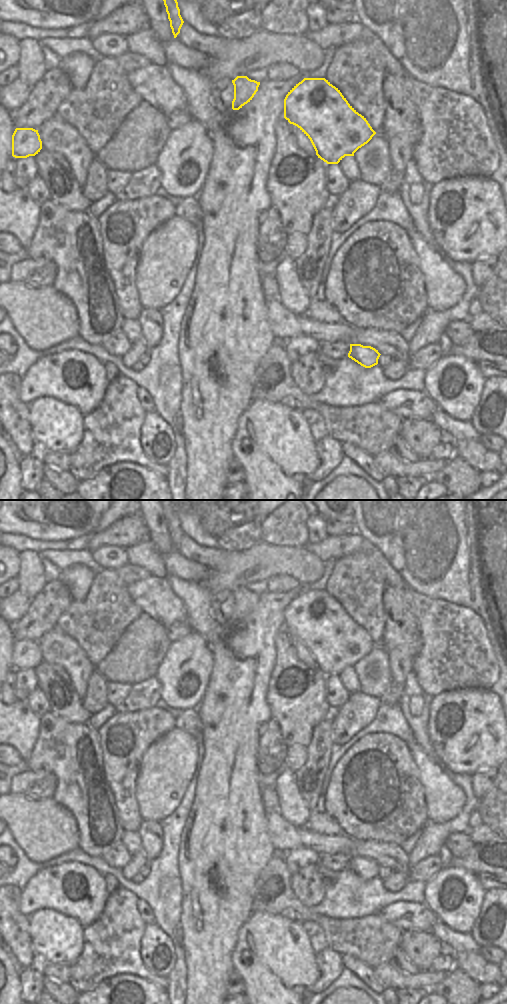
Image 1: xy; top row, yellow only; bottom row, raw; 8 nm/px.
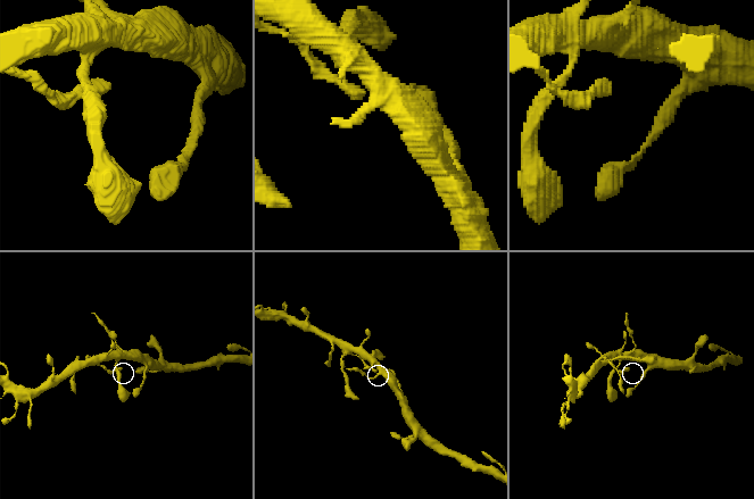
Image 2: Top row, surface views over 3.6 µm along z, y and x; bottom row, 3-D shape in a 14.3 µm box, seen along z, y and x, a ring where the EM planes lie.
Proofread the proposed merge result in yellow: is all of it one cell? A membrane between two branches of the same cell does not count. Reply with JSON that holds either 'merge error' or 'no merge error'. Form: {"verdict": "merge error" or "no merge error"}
{"verdict": "merge error"}

